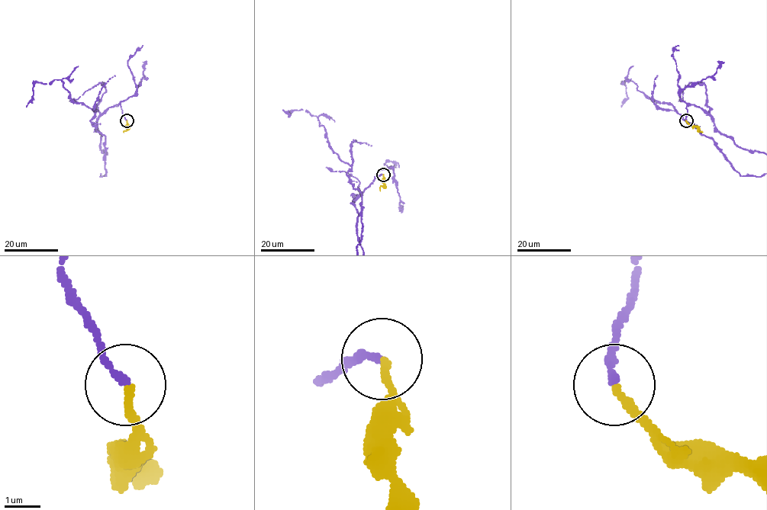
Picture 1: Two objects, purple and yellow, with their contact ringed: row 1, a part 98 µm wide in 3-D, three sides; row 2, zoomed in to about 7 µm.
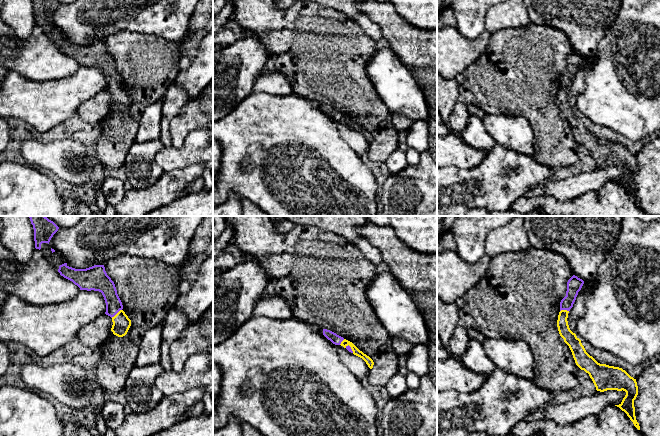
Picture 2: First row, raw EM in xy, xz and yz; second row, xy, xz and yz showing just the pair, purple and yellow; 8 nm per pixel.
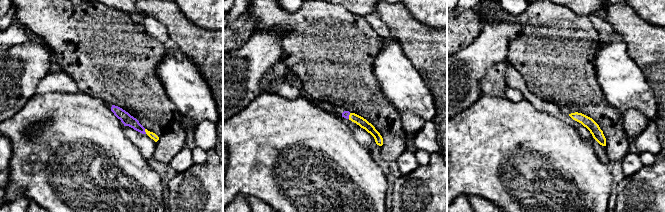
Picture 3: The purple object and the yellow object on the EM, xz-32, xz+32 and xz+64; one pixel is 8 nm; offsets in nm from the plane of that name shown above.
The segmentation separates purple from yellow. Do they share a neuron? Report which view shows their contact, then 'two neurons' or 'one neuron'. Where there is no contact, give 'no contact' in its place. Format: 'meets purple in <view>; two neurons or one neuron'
meets purple in xy; one neuron

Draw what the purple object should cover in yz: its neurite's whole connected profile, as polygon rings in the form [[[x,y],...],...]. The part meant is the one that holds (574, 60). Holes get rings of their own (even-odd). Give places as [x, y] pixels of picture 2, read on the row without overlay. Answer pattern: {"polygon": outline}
{"polygon": [[[575,51],[567,58],[566,72],[560,78],[560,88],[557,96],[559,110],[569,122],[576,141],[589,150],[597,167],[623,166],[626,168],[622,178],[615,182],[624,187],[634,202],[640,206],[634,183],[634,176],[638,171],[636,155],[631,153],[622,144],[598,139],[586,128],[581,116],[569,104],[567,97],[568,89],[573,83],[578,68],[581,66],[583,60],[584,57]]]}

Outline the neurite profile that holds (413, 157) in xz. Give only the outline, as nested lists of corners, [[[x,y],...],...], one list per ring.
[[[409,148],[406,151],[406,159],[409,164],[418,164],[420,161],[420,153],[414,149]]]

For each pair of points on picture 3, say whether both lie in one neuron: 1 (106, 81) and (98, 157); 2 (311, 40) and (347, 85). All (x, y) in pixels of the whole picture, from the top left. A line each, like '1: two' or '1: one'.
1: two
2: one

